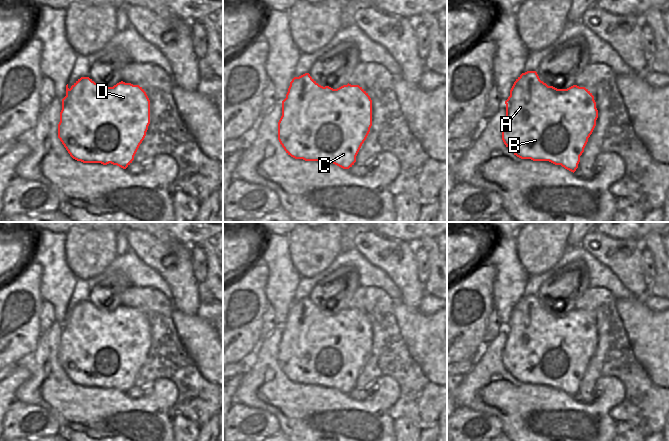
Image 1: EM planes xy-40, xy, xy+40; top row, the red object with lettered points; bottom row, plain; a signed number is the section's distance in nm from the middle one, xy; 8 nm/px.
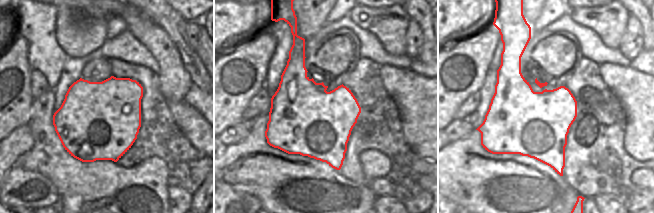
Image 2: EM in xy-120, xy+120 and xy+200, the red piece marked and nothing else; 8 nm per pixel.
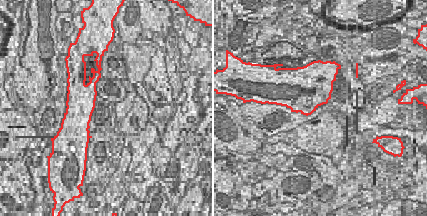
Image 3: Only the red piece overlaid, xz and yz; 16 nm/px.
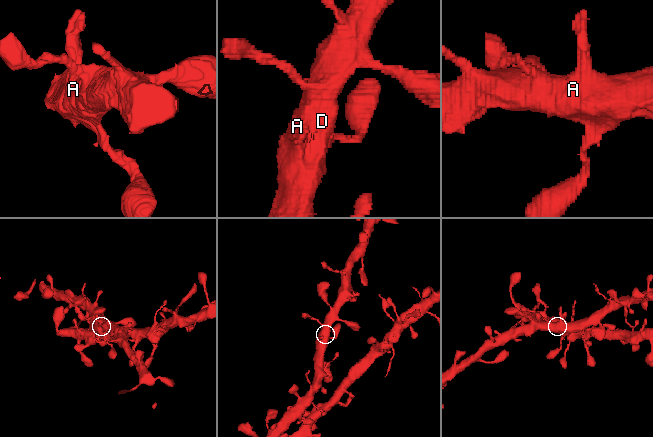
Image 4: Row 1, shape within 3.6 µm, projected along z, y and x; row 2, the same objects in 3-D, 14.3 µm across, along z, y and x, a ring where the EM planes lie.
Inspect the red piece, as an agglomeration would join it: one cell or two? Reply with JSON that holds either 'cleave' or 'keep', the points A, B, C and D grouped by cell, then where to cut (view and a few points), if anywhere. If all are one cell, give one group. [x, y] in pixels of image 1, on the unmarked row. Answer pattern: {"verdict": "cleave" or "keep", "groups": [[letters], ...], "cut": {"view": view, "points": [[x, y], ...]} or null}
{"verdict": "keep", "groups": [["A", "B", "C", "D"]], "cut": null}

